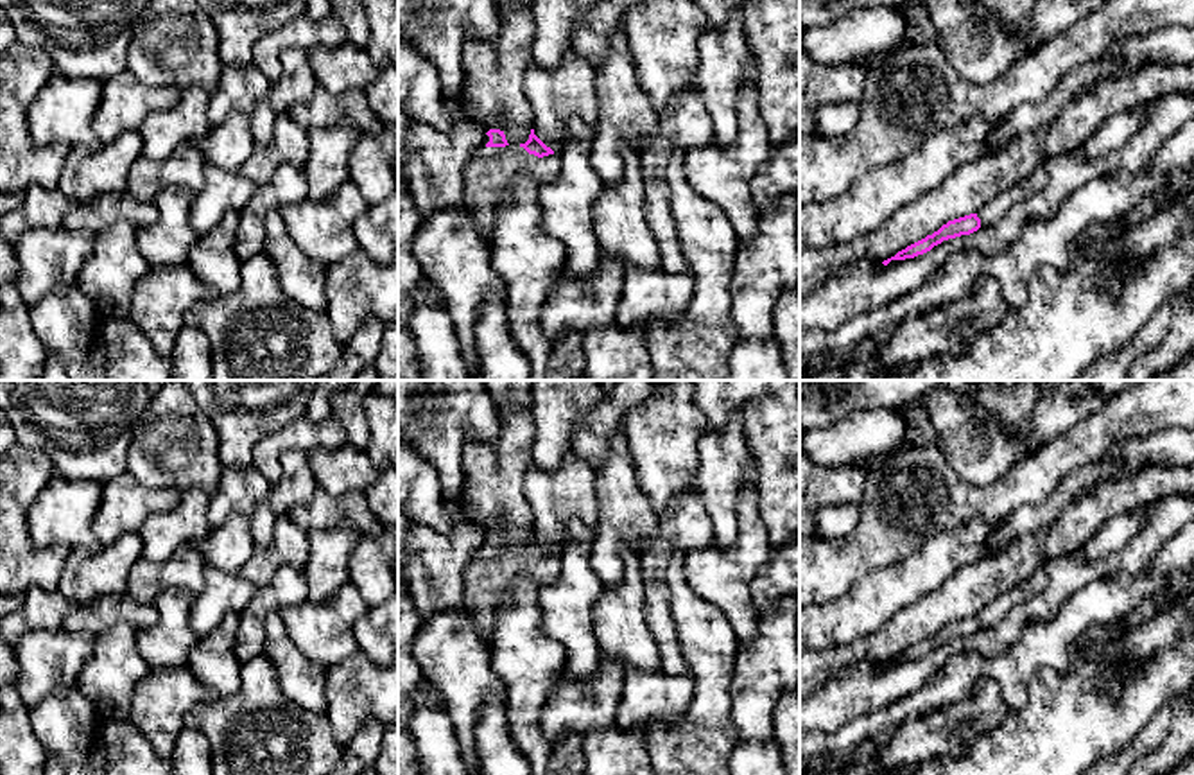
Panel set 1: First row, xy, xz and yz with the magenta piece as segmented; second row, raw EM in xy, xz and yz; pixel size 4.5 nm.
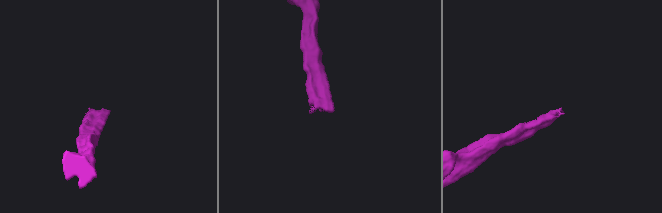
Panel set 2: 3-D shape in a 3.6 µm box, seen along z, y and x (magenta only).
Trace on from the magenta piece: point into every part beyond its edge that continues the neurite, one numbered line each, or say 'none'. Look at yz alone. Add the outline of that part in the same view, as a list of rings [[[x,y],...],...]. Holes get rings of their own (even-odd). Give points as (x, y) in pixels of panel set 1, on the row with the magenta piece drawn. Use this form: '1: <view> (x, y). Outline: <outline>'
1: yz (995, 208). Outline: [[[1042,163],[1033,170],[1031,176],[982,205],[982,208],[977,212],[981,226],[990,226],[1000,221],[1020,199],[1031,196],[1034,190],[1043,188],[1045,183],[1047,167]]]

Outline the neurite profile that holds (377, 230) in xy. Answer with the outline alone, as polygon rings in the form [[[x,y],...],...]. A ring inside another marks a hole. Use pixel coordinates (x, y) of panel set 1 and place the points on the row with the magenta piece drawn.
[[[398,190],[384,201],[368,206],[364,215],[353,222],[353,235],[376,264],[387,264],[398,251]]]

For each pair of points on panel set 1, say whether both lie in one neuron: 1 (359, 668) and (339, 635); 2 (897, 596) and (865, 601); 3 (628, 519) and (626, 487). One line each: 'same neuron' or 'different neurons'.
1: different neurons
2: same neuron
3: same neuron

